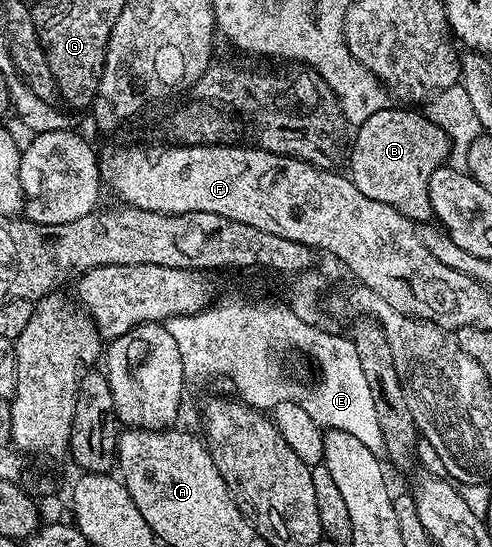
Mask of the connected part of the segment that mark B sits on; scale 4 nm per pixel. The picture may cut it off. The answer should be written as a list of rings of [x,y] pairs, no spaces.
[[[386,105],[386,107],[379,113],[371,113],[371,117],[367,117],[367,121],[363,121],[361,127],[356,128],[355,134],[352,136],[351,147],[353,143],[353,152],[348,152],[347,163],[349,159],[348,174],[351,176],[355,189],[359,189],[359,193],[363,193],[363,197],[371,197],[371,201],[383,201],[383,205],[391,205],[391,209],[399,209],[399,213],[403,213],[403,217],[413,220],[418,225],[425,225],[433,219],[433,210],[431,209],[431,193],[429,186],[431,185],[431,173],[435,173],[435,169],[446,166],[449,157],[449,135],[443,133],[443,129],[439,129],[439,125],[435,125],[435,121],[429,119],[428,114],[417,111],[404,111],[401,107],[393,107],[393,105]]]

